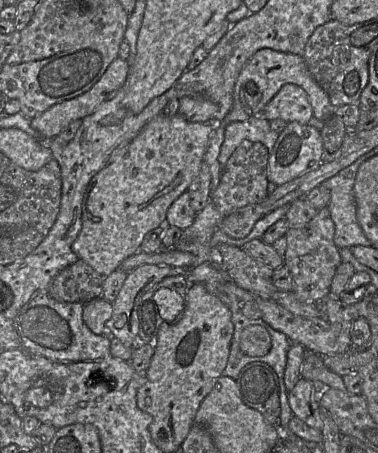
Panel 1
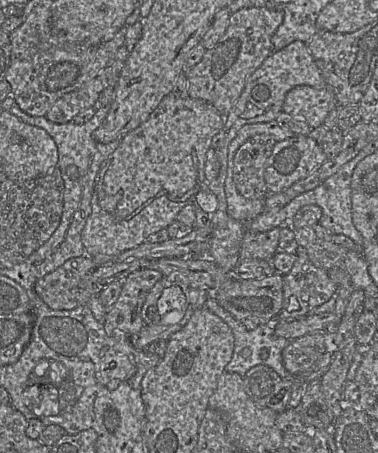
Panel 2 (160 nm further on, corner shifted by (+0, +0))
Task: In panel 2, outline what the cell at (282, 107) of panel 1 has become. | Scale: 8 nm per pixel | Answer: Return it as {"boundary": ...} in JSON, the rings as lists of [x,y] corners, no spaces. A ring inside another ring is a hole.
{"boundary":[[[299,85],[286,94],[283,112],[305,121],[314,129],[323,125],[328,113],[336,105],[335,95],[329,87],[316,89]]]}

